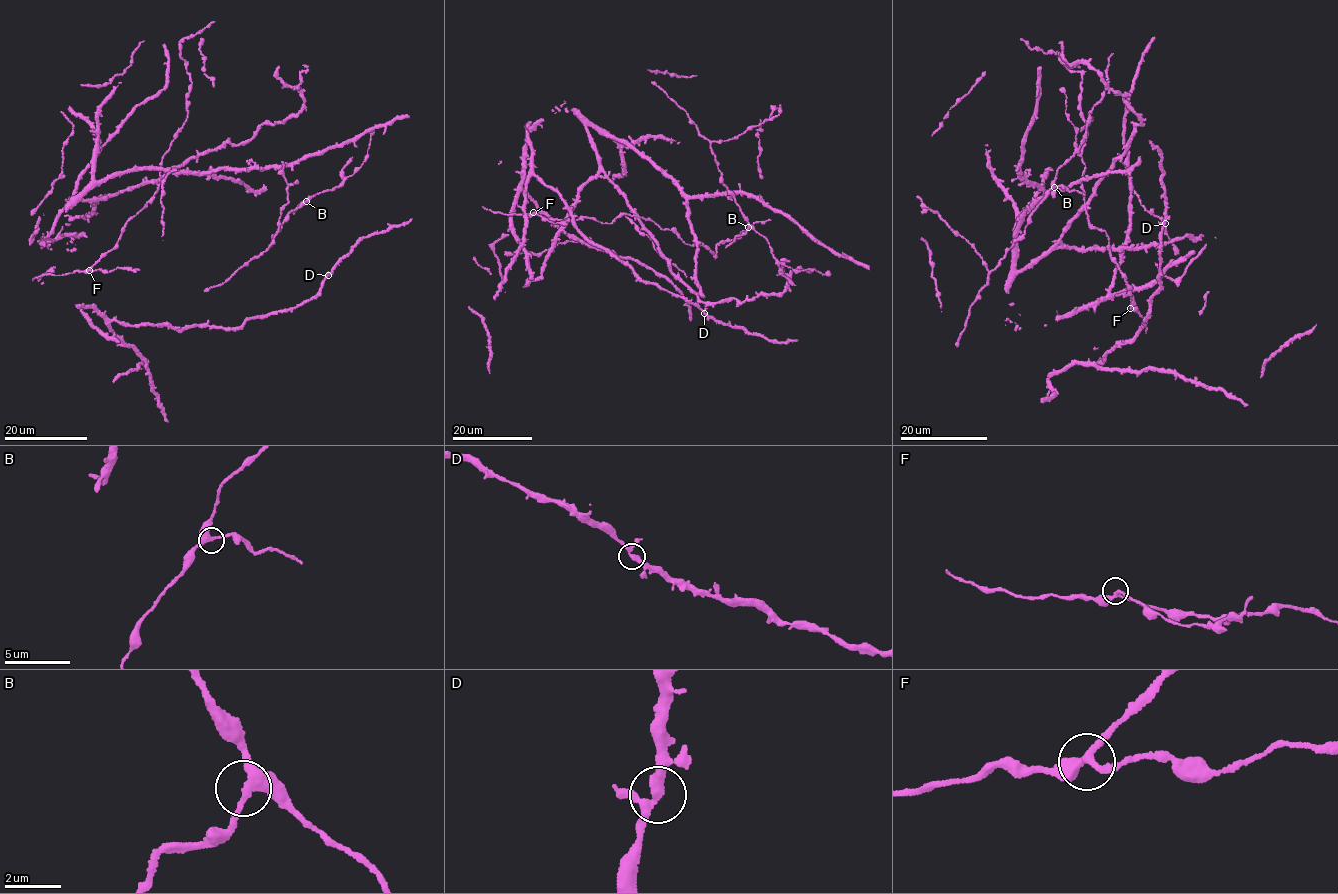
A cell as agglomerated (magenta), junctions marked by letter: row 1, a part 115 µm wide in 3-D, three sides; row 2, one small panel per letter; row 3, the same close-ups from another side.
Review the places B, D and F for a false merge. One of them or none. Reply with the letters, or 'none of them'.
none of them

